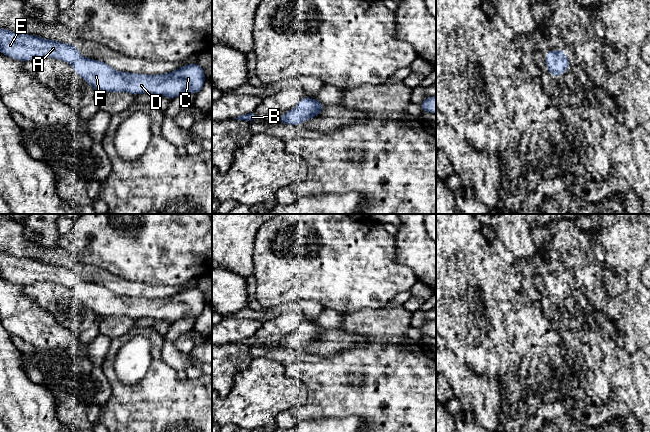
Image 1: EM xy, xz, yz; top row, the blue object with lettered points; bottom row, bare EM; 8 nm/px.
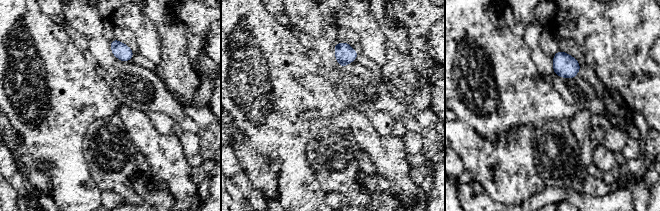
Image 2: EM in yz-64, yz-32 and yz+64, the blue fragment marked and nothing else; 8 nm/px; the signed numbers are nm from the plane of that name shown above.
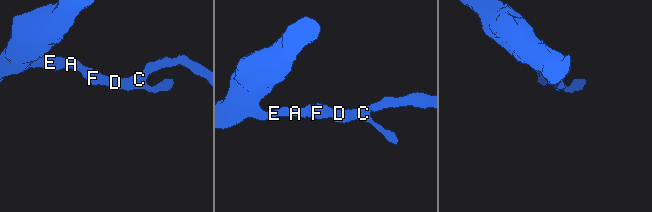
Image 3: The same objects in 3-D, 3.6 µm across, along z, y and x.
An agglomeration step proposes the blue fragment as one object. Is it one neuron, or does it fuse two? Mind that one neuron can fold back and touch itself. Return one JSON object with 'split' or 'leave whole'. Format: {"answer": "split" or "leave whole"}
{"answer": "leave whole"}

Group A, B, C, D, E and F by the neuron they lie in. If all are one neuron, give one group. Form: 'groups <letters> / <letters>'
groups A B C D E F

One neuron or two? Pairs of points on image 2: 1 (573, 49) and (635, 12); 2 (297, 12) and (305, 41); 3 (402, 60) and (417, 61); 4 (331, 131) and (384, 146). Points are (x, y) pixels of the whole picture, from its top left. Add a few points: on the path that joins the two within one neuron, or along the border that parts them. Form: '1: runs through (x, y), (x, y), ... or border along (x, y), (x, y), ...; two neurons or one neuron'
1: border along (558, 39), (571, 39), (580, 50), (586, 64); two neurons
2: border along (293, 28), (309, 34), (314, 39), (313, 50); two neurons
3: border along (406, 38), (411, 68), (417, 77), (417, 84); two neurons
4: border along (341, 117), (355, 143), (361, 150); two neurons

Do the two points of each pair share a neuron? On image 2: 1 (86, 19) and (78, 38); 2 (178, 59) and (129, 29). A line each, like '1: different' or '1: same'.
1: different
2: different

